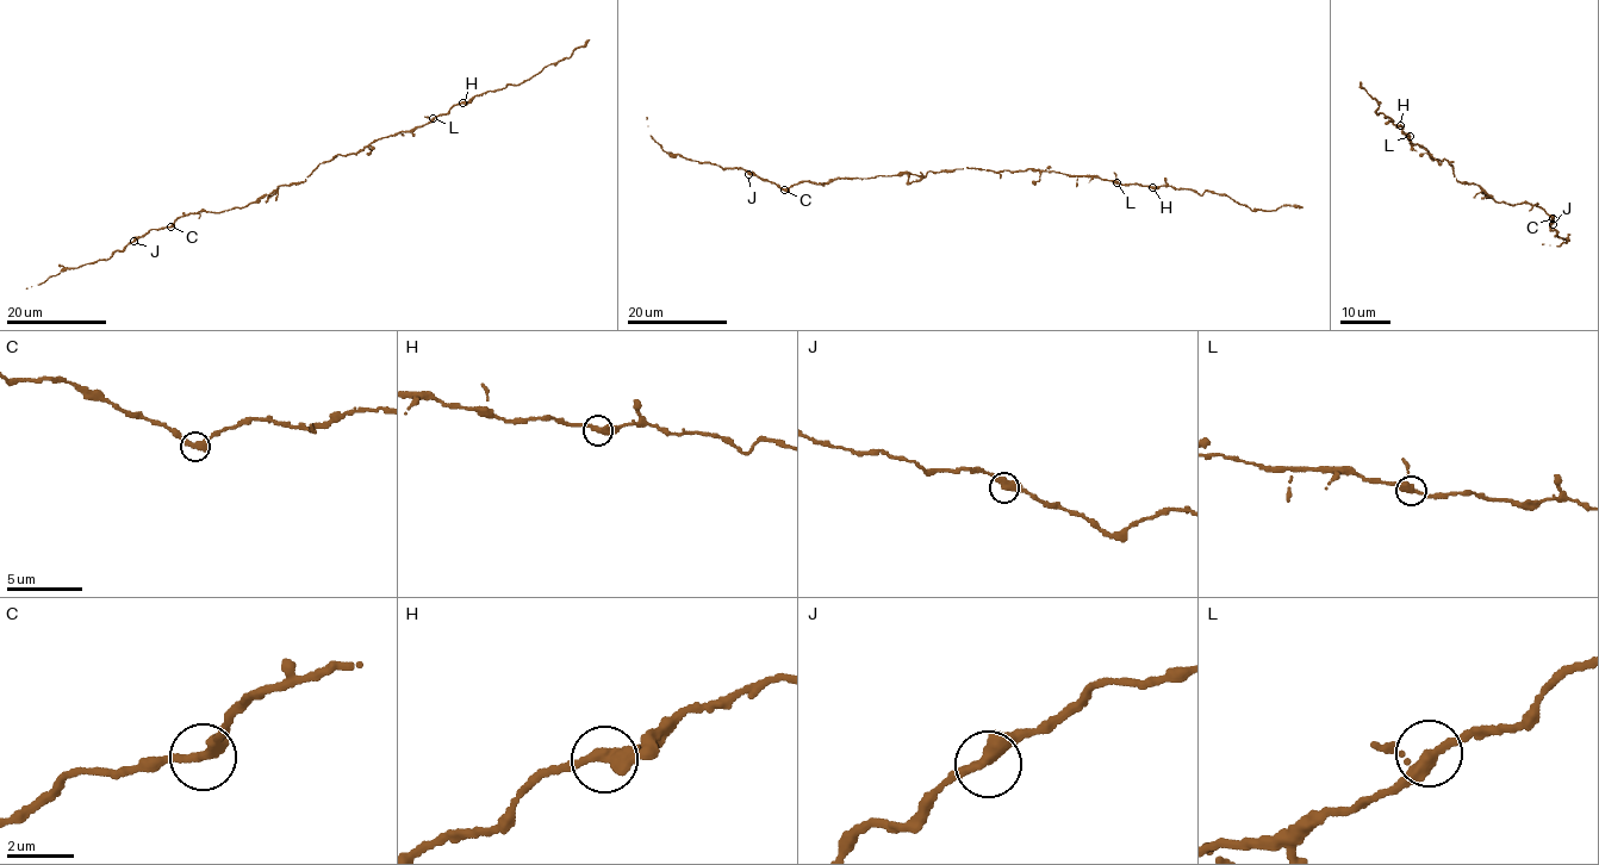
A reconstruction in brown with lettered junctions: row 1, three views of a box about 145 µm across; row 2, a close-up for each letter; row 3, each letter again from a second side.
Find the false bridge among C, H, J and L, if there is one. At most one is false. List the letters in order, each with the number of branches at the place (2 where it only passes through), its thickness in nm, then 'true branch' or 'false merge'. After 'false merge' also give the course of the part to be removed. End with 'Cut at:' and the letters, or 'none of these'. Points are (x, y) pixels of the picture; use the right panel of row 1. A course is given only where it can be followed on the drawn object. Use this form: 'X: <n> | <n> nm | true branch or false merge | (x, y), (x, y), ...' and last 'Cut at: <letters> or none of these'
C: 2 | 340 nm | true branch
H: 2 | 360 nm | true branch
J: 2 | 360 nm | true branch
L: 2 | 360 nm | true branch
Cut at: none of these

